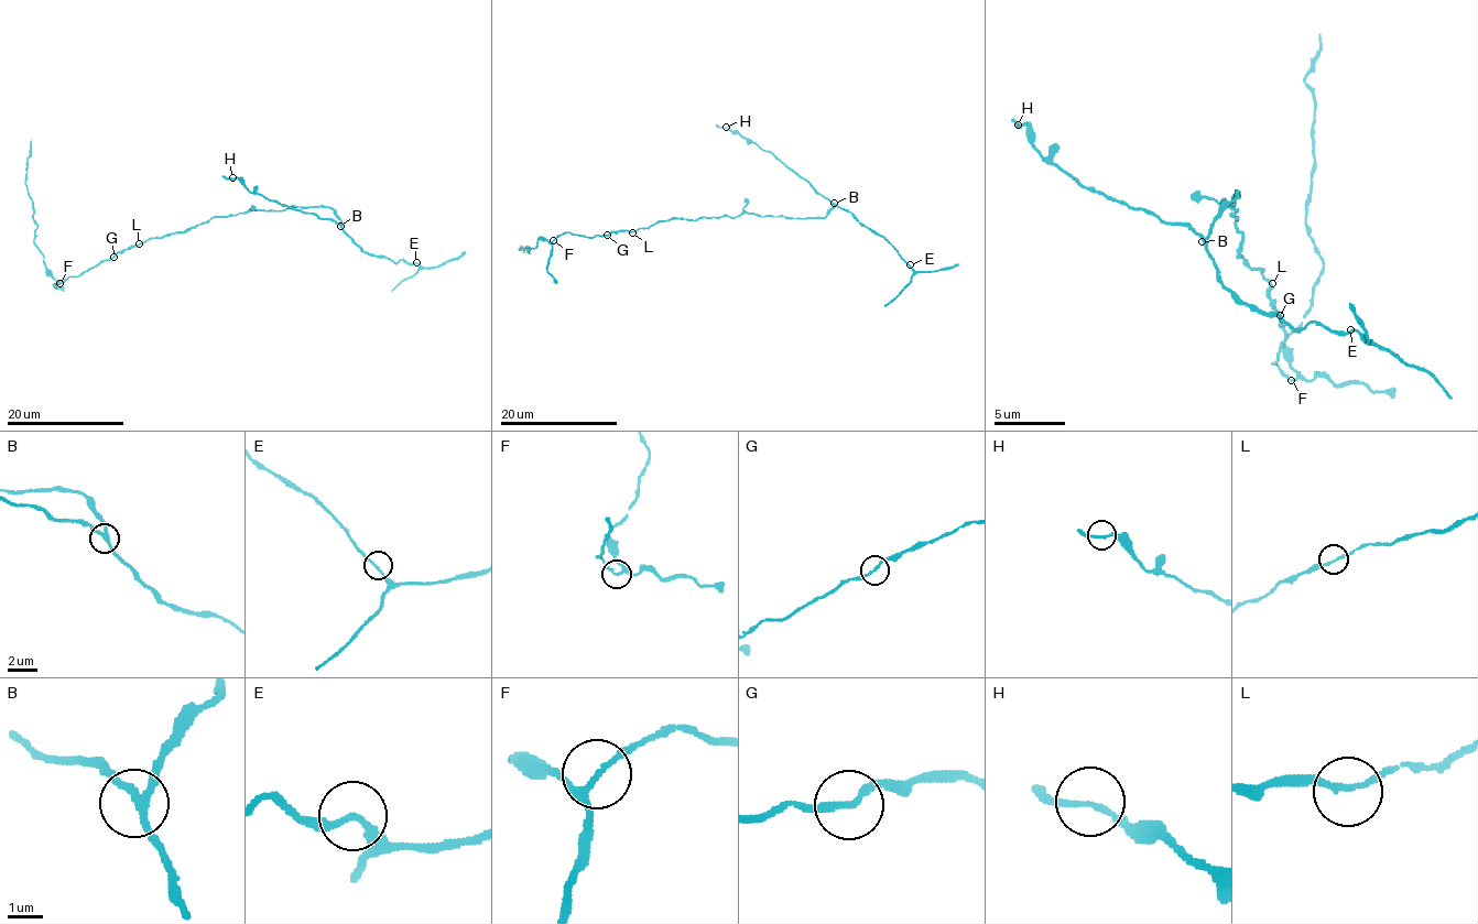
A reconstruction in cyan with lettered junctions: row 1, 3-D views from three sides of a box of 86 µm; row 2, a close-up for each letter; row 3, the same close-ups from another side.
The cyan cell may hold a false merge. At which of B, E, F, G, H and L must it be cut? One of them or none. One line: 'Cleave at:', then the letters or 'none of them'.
Cleave at: none of them

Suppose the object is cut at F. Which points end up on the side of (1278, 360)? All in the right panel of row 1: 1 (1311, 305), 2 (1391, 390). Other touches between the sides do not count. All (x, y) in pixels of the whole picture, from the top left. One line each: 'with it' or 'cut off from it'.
1: cut off from it
2: cut off from it

